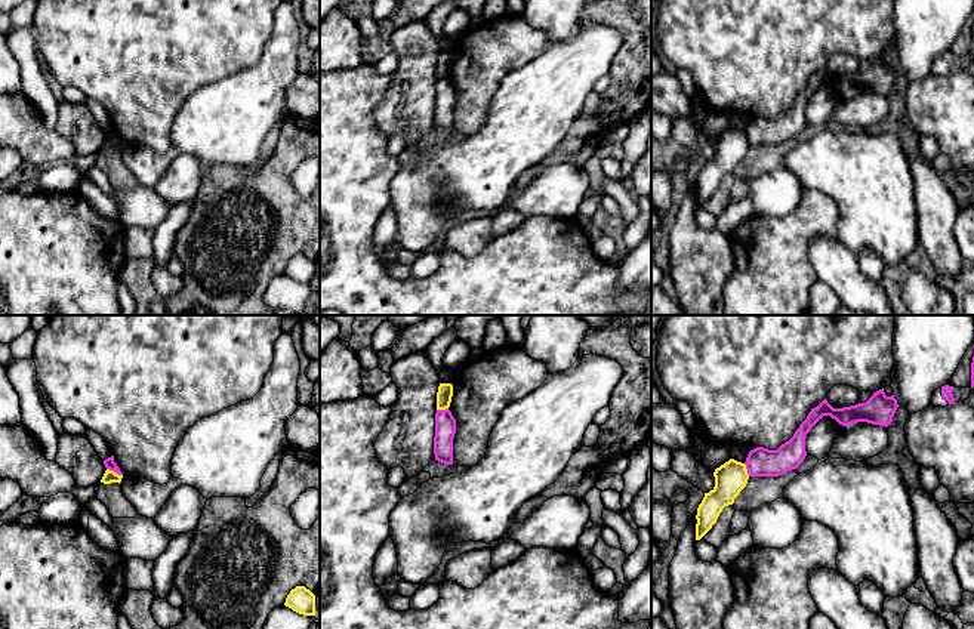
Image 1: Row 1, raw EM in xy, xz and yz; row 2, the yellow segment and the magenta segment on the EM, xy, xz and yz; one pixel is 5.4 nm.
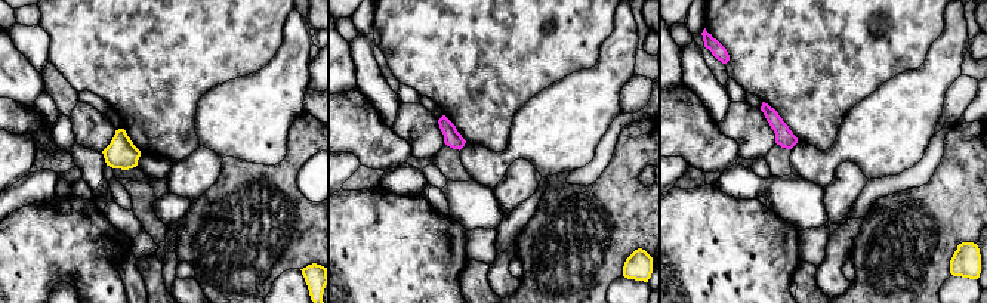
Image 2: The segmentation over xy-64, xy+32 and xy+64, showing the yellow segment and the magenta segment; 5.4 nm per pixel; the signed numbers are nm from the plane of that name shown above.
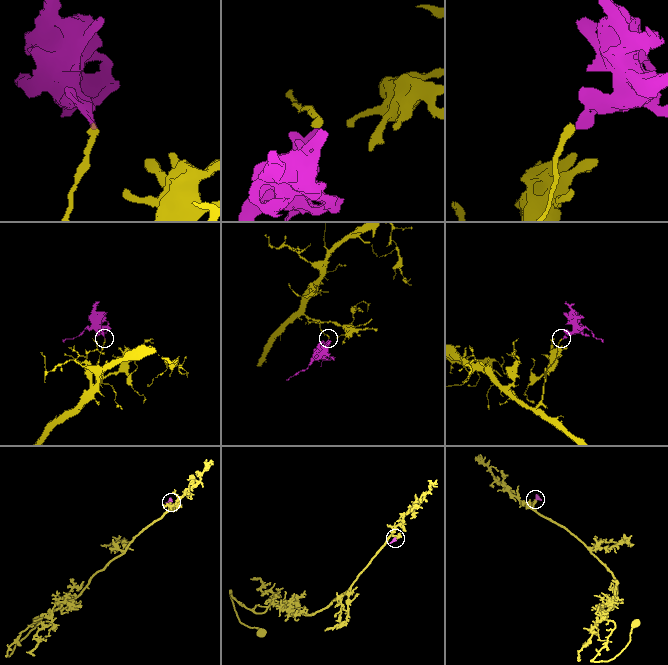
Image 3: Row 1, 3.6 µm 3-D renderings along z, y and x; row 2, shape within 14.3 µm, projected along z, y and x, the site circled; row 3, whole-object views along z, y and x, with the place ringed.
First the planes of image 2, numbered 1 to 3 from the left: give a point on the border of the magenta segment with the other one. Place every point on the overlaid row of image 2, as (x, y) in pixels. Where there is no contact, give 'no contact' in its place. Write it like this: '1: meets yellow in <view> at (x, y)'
1: no contact
2: no contact
3: no contact

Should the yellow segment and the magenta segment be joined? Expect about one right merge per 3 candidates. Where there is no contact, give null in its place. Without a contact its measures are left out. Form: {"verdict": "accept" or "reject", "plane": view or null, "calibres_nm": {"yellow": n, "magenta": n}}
{"verdict": "reject", "plane": "xy", "calibres_nm": {"yellow": 70, "magenta": 60}}

